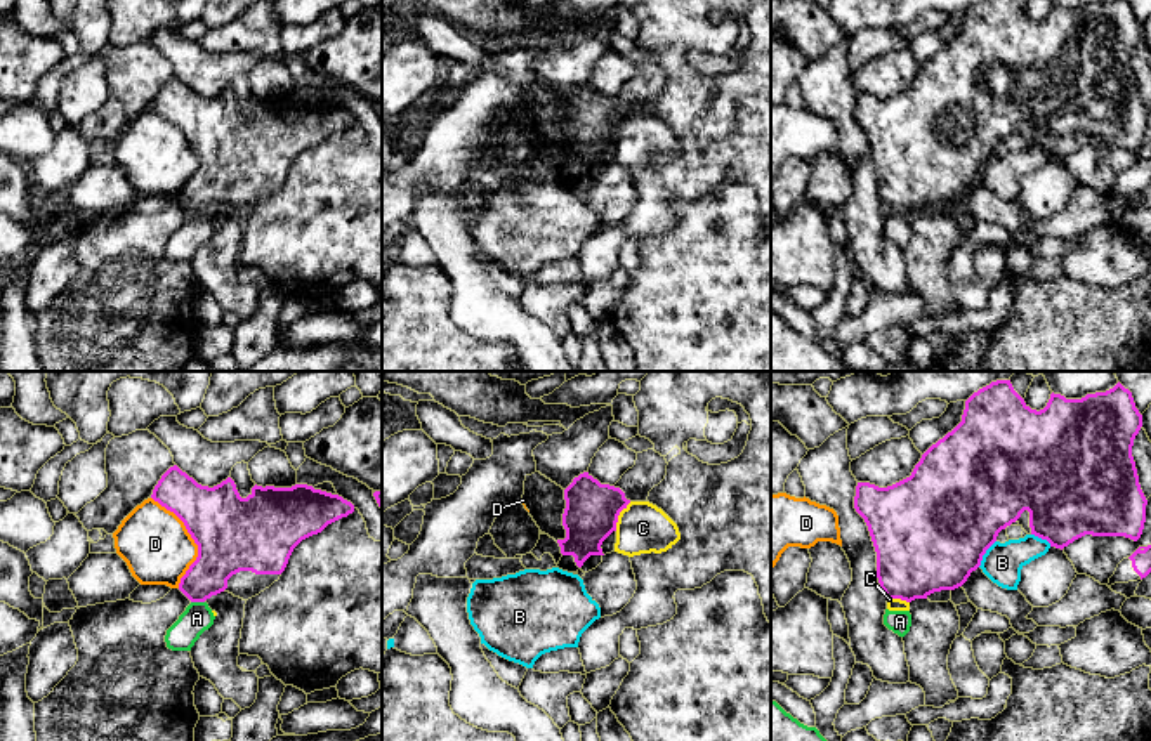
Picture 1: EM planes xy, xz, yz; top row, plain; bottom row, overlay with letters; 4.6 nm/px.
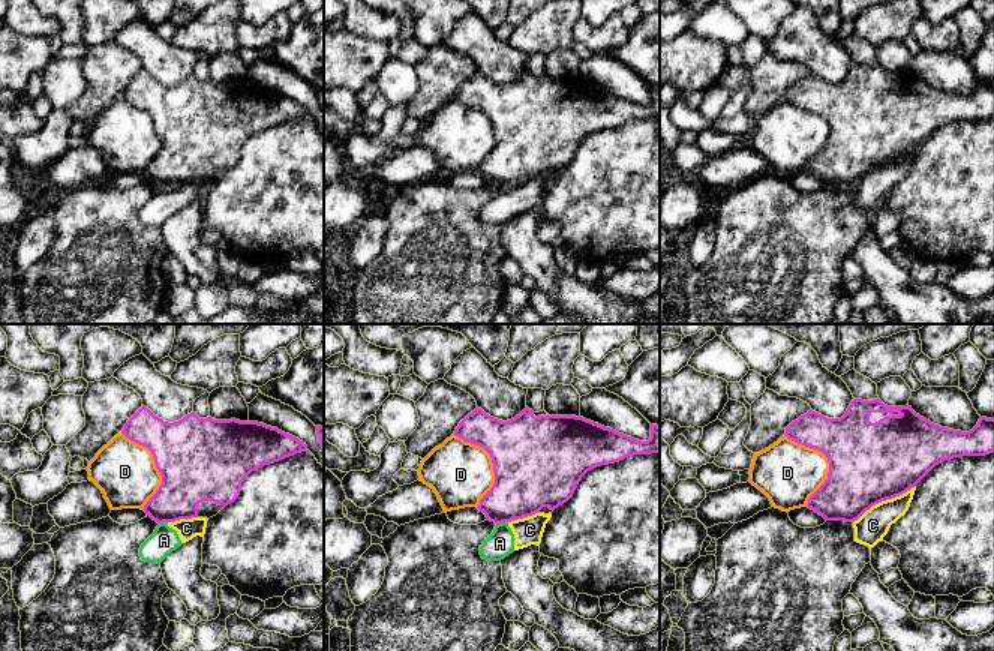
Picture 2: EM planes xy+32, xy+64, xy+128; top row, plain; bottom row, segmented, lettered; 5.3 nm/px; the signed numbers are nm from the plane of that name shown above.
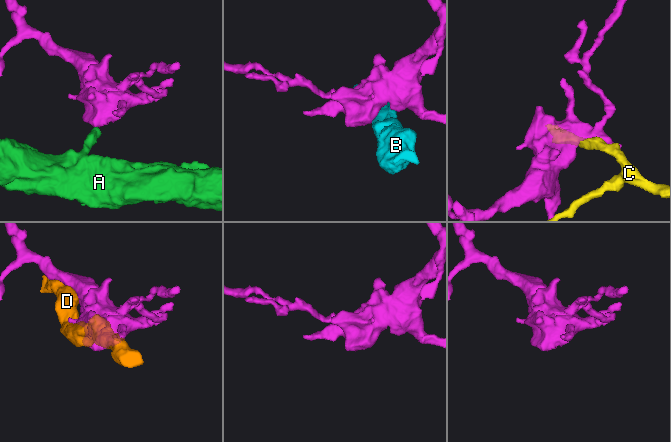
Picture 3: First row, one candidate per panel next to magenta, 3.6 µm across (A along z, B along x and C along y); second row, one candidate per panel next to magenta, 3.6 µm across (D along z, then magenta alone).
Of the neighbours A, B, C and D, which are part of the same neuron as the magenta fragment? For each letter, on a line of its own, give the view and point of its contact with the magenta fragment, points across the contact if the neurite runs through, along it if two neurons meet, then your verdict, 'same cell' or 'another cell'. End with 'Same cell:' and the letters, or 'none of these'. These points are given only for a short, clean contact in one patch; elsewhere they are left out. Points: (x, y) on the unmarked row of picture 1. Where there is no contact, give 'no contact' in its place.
A: xy (198, 212) | along xy (191, 212), (203, 214) | another cell
B: yz (985, 163) | another cell
C: xz (618, 125) | another cell
D: xy (193, 150) | another cell
Same cell: none of these

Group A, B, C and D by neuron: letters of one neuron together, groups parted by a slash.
A C / B / D

